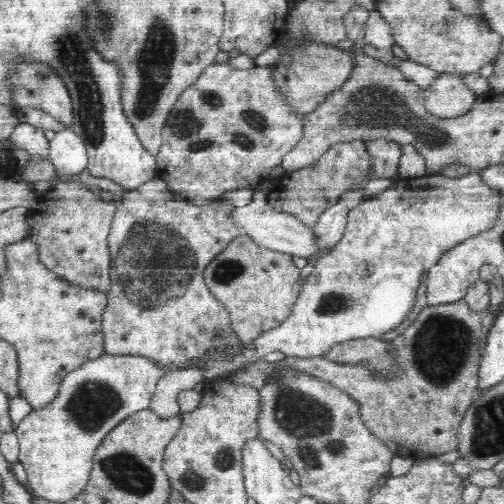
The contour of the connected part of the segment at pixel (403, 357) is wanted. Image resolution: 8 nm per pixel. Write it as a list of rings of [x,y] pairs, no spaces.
[[[463,299],[452,303],[426,306],[417,315],[414,323],[402,335],[391,341],[390,351],[398,359],[398,370],[394,378],[379,378],[371,372],[365,364],[338,364],[324,357],[302,358],[298,355],[286,357],[276,362],[262,359],[250,364],[242,372],[235,372],[232,381],[242,385],[252,385],[261,389],[266,380],[272,377],[280,368],[289,368],[296,372],[303,372],[320,380],[332,383],[336,388],[348,393],[358,401],[360,416],[363,424],[372,431],[374,437],[384,441],[394,454],[404,453],[406,456],[419,459],[431,458],[439,454],[446,454],[459,447],[457,432],[462,418],[478,394],[479,364],[484,342],[485,320],[481,313],[474,312]]]

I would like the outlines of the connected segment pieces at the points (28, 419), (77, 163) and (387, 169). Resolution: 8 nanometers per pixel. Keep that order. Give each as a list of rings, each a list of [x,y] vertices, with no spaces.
[[[104,354],[94,360],[88,360],[64,376],[54,400],[42,408],[33,409],[14,428],[20,445],[19,462],[25,468],[28,488],[32,488],[37,496],[45,500],[60,503],[78,496],[87,485],[96,448],[100,446],[103,438],[131,414],[148,409],[157,382],[172,370],[176,370],[176,367],[158,366],[143,356]]]
[[[64,127],[49,141],[49,159],[58,177],[80,174],[89,163],[84,141],[71,127]]]
[[[384,138],[366,139],[363,143],[365,144],[366,150],[371,158],[371,173],[380,178],[399,179],[397,168],[401,156],[403,155],[400,151],[401,144],[394,141],[388,141]]]

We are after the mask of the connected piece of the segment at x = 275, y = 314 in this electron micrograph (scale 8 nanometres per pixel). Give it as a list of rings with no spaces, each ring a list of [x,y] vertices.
[[[246,234],[236,236],[224,252],[216,254],[203,275],[210,293],[226,307],[231,328],[243,344],[280,327],[306,284],[306,279],[300,279],[300,269],[292,263],[292,255],[264,248]]]

